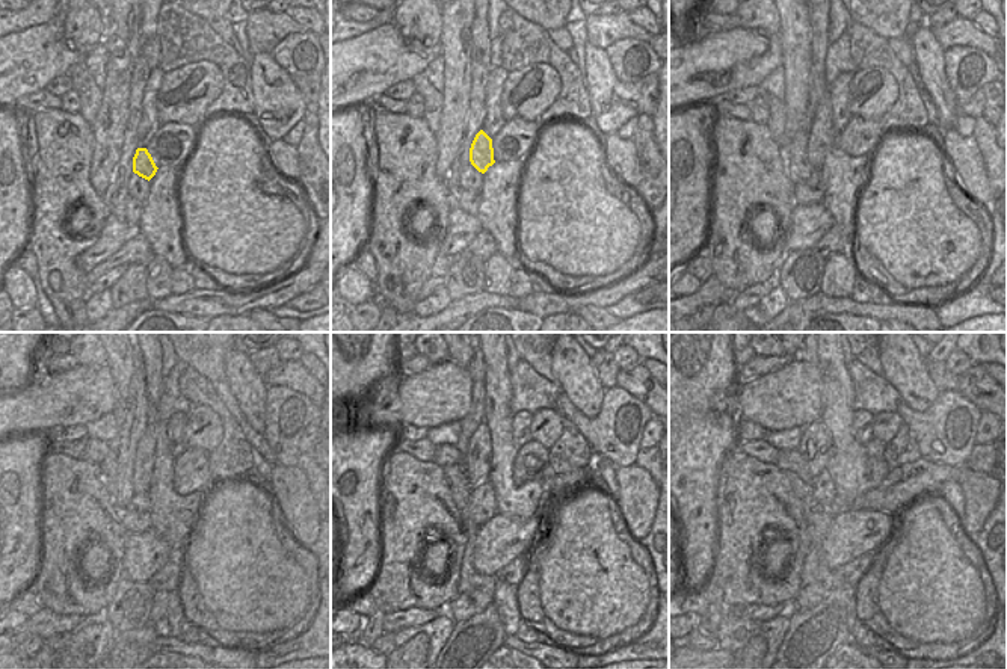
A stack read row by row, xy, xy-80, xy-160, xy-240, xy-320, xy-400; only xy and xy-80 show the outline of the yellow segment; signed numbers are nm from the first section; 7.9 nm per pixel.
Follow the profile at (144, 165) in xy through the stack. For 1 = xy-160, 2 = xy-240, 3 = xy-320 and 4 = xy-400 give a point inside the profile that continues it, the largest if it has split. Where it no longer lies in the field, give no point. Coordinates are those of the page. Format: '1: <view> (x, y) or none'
1: xy-160 (822, 138)
2: xy-240 (144, 462)
3: xy-320 (476, 462)
4: xy-400 (816, 440)

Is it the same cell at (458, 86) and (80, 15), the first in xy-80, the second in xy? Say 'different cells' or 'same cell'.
different cells

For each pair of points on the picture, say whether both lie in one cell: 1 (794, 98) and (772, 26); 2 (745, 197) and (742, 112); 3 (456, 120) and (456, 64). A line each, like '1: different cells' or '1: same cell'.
1: different cells
2: different cells
3: same cell

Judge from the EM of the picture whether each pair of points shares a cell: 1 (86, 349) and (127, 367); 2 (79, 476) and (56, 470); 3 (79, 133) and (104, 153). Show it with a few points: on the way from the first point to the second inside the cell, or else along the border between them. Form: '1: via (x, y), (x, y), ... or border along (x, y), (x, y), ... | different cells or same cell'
1: border along (103, 348), (107, 364) | different cells
2: via (73, 476), (62, 476) | same cell
3: border along (91, 124), (92, 156), (88, 178) | different cells

